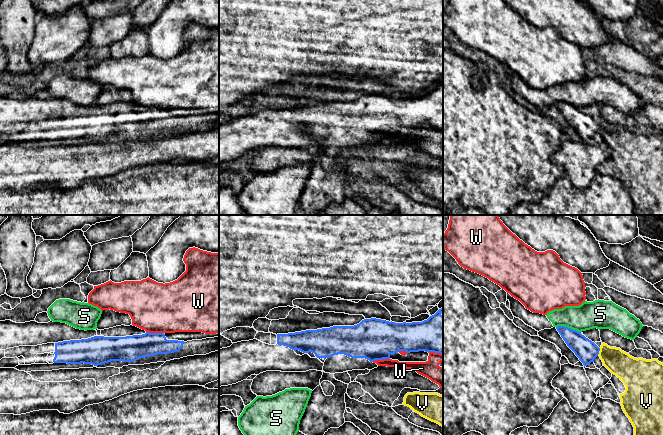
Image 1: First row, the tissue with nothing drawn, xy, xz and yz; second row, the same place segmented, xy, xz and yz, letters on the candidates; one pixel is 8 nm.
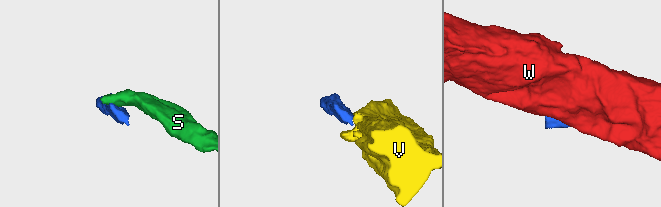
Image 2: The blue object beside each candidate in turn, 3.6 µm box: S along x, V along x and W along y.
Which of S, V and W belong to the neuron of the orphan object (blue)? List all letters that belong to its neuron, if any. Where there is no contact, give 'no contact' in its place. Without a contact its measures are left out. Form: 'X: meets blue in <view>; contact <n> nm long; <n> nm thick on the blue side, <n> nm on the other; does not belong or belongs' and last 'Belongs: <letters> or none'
S: meets blue in yz; contact 200 nm long; 170 nm thick on the blue side, 220 nm on the other; does not belong
V: meets blue in yz; contact 70 nm long; 170 nm thick on the blue side, 200 nm on the other; does not belong
W: meets blue in xy; contact 140 nm long; 200 nm thick on the blue side, 400 nm on the other; does not belong
Belongs: none

